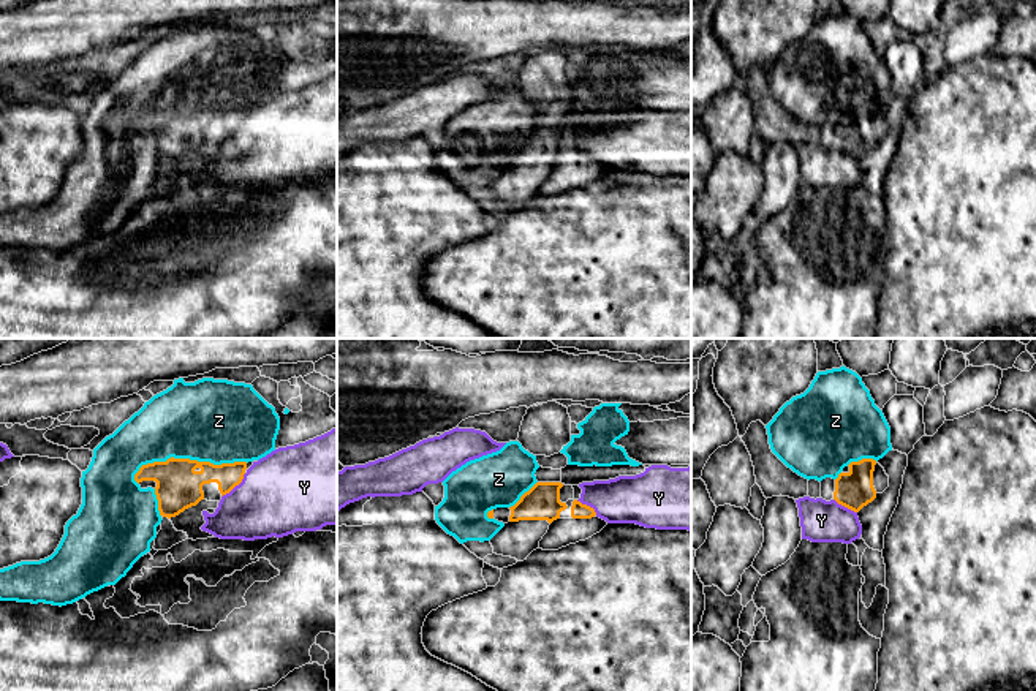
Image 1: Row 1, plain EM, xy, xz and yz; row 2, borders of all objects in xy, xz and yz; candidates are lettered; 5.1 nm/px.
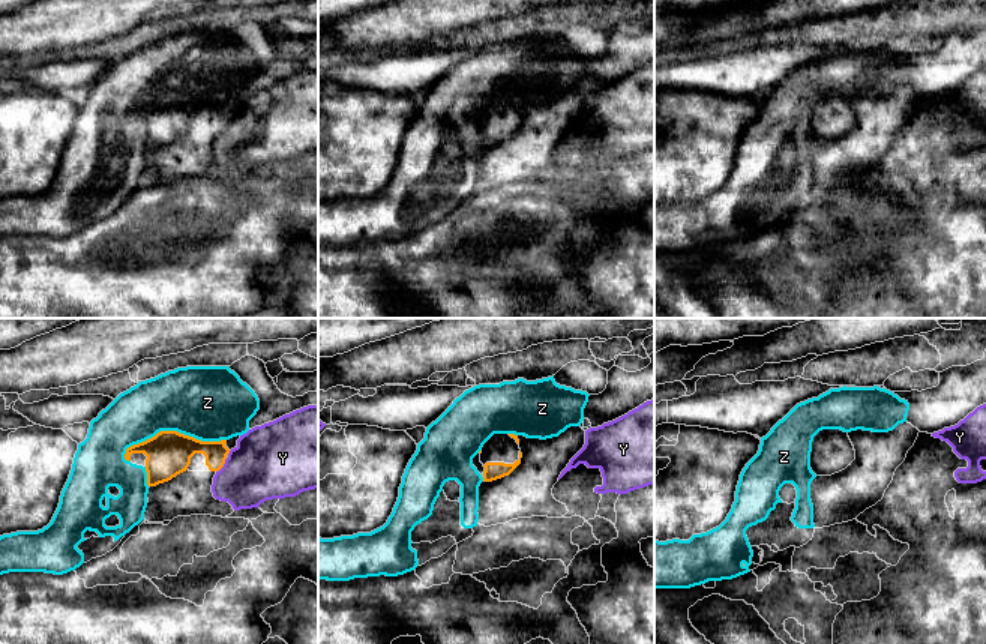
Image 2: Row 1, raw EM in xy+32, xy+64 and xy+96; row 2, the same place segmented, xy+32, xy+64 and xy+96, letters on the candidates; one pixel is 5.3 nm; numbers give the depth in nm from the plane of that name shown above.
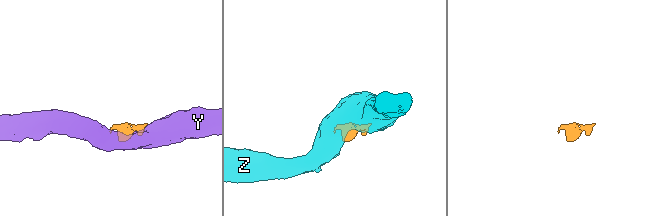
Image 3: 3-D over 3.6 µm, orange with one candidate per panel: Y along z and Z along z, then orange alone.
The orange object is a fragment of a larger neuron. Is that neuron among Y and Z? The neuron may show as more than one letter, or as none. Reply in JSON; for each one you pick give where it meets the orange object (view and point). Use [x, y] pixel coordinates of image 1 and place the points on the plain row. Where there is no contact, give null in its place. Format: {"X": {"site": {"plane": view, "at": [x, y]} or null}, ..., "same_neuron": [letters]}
{"same_neuron": []}

